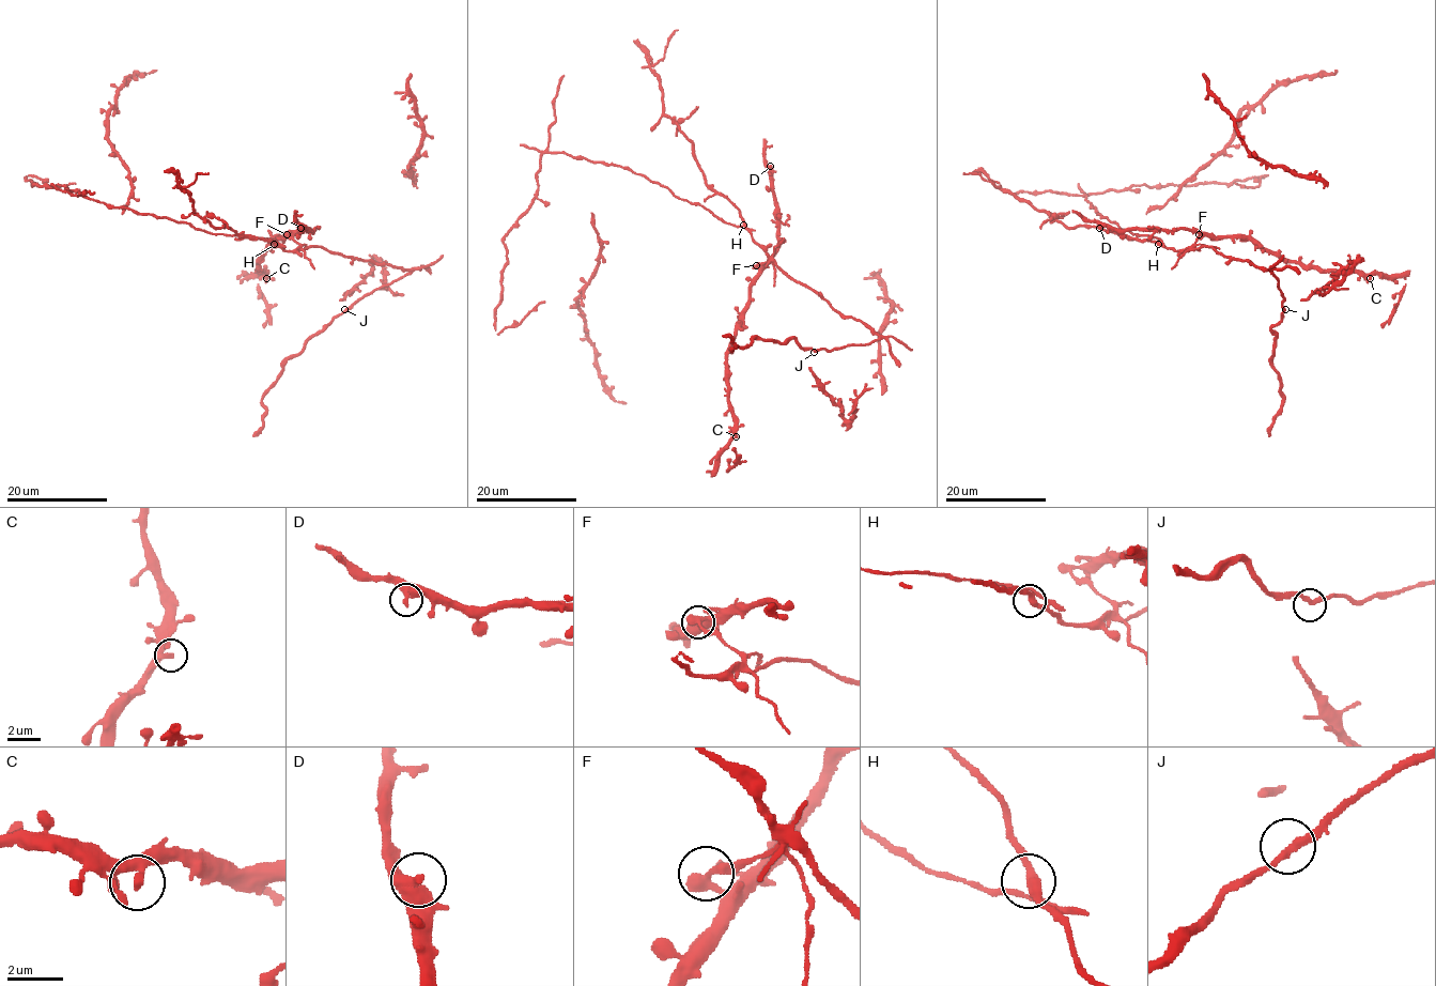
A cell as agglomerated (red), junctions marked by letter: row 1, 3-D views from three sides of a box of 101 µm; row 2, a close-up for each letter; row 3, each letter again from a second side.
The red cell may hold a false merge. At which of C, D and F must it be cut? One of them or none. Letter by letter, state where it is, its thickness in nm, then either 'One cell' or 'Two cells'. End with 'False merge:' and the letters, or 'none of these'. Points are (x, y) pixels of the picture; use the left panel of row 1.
C: Place: (266, 278). Thickness 320 nm. One cell
D: Place: (300, 228). Thickness 440 nm. One cell
F: Place: (287, 234). Thickness 360 nm. Two cells
False merge: F

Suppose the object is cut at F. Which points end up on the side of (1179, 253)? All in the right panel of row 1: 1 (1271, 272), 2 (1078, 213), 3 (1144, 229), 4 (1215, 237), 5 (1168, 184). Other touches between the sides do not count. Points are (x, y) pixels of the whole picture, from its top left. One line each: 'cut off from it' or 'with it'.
1: with it
2: cut off from it
3: cut off from it
4: cut off from it
5: with it

